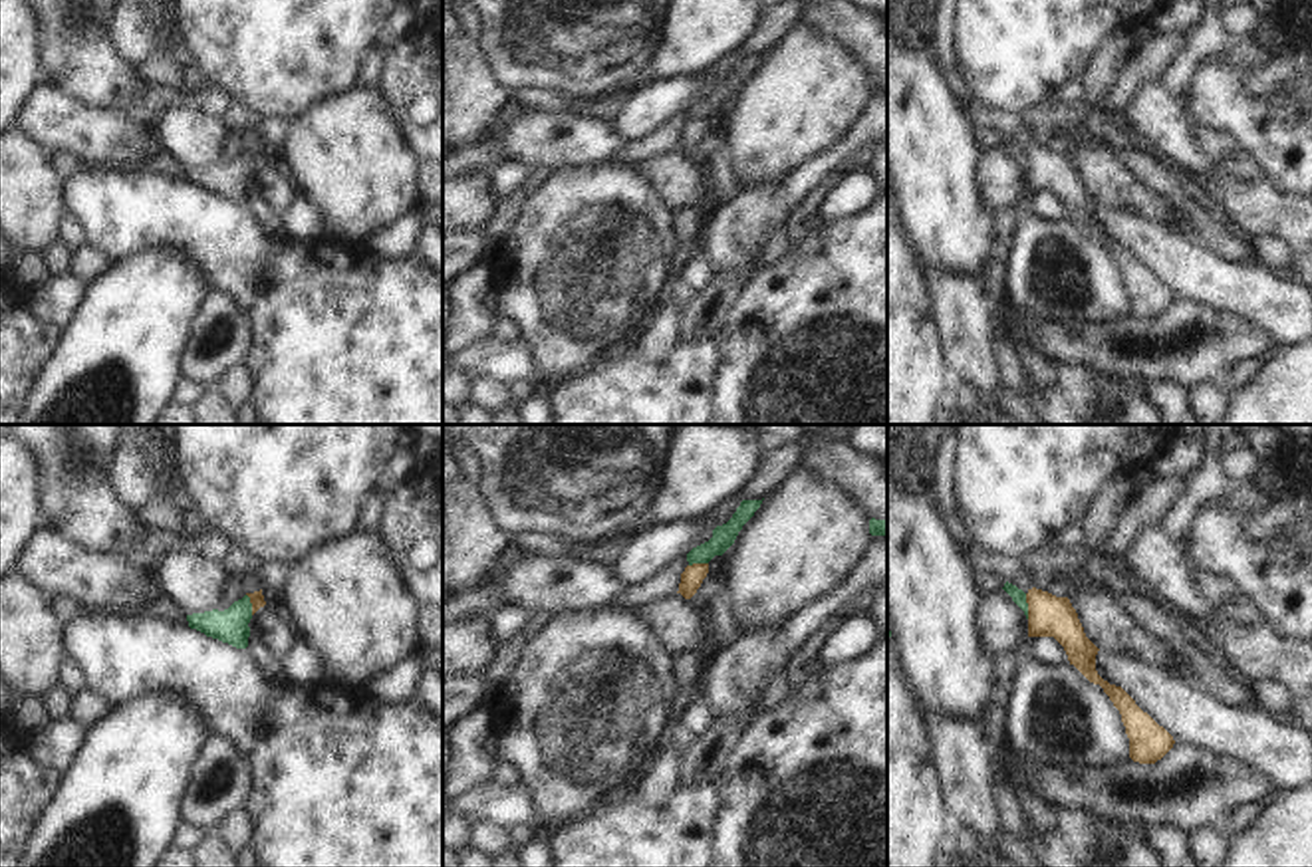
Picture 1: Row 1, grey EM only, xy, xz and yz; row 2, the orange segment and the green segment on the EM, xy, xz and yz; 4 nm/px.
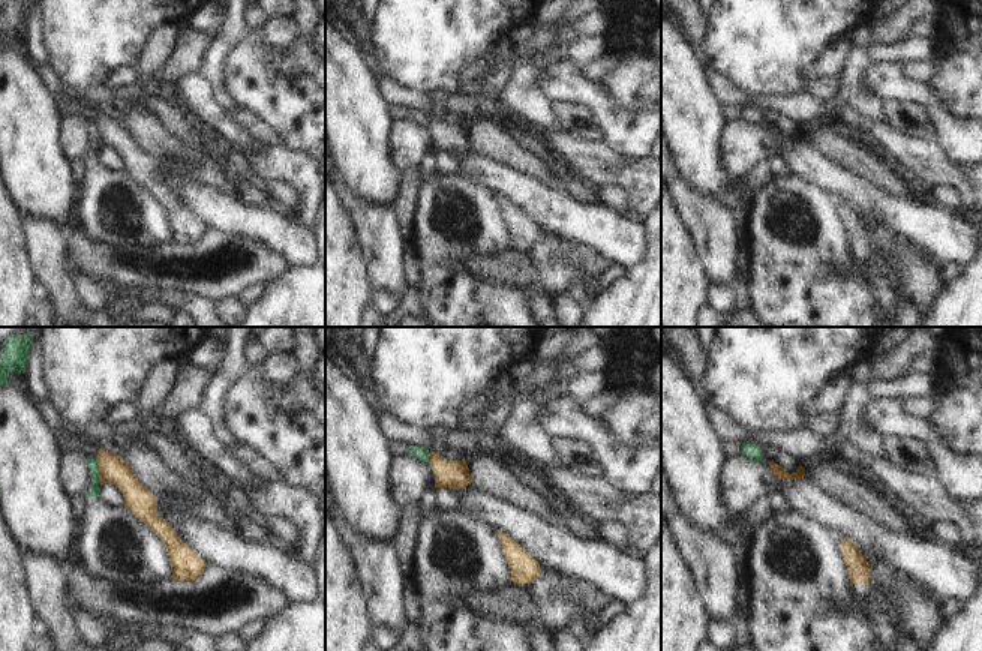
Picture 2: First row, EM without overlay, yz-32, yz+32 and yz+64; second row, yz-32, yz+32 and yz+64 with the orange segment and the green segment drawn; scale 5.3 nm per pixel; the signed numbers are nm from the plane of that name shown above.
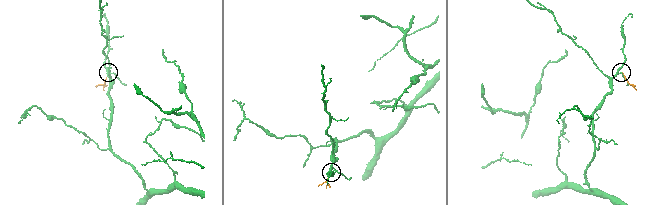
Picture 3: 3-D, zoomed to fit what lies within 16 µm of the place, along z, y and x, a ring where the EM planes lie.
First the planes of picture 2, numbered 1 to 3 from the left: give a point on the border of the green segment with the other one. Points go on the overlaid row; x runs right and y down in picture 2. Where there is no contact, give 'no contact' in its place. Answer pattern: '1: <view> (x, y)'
1: yz-32 (99, 471)
2: yz+32 (431, 458)
3: no contact

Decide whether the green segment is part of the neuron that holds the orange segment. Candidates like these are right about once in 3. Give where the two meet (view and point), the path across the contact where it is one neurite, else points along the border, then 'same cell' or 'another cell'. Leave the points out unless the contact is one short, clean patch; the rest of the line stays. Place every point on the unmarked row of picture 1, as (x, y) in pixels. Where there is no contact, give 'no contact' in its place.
yz (1029, 161) | along yz (1025, 149), (1029, 173) | another cell

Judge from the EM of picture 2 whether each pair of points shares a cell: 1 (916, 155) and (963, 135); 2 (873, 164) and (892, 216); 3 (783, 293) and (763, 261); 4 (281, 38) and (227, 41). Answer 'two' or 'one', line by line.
1: two
2: two
3: one
4: two

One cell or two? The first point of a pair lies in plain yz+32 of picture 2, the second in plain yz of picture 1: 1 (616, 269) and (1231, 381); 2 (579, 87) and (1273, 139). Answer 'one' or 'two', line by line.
1: one
2: one

